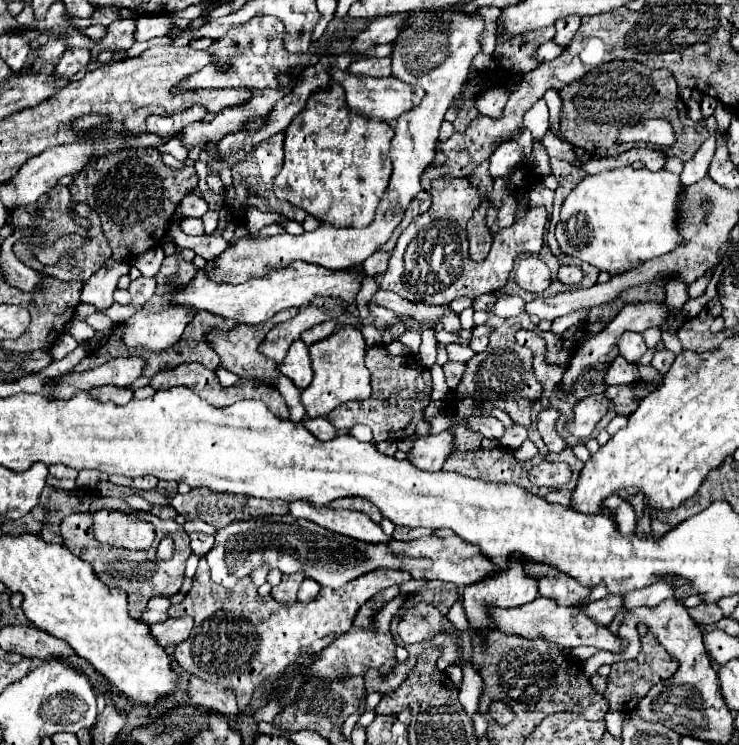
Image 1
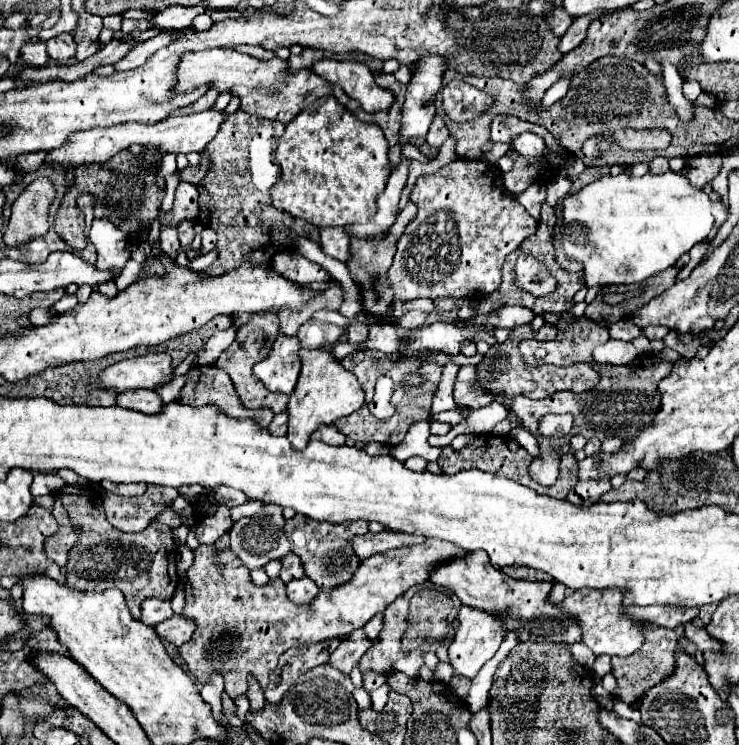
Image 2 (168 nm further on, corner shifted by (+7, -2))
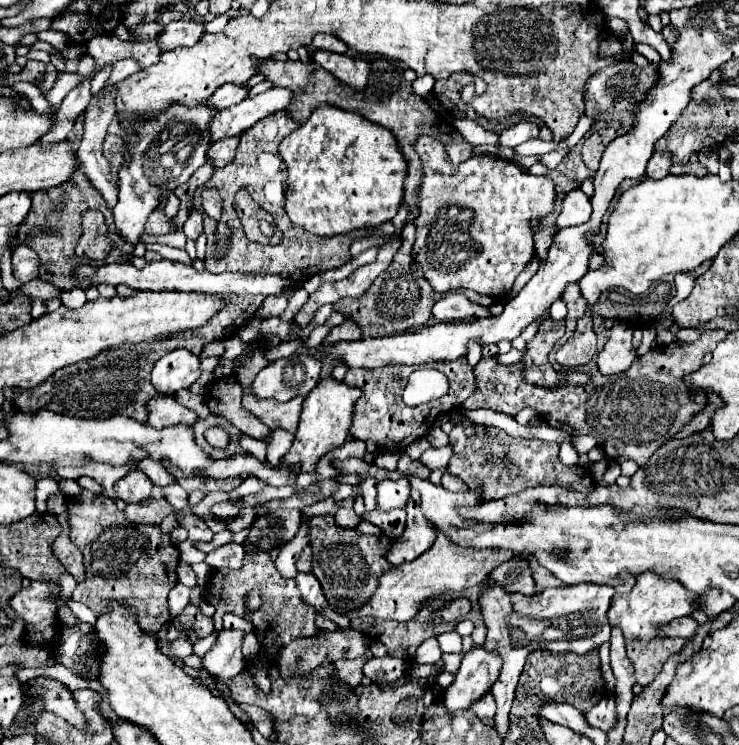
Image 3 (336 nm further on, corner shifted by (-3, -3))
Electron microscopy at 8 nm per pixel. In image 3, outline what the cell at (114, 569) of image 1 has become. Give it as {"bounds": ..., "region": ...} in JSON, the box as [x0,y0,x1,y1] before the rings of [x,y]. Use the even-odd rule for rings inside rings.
{"bounds":[67,491,179,633],"region":[[[83,491],[77,499],[69,499],[67,513],[71,541],[81,549],[87,569],[87,579],[77,585],[73,599],[97,615],[107,611],[109,601],[119,601],[133,609],[143,631],[157,633],[169,623],[167,595],[177,583],[179,563],[179,551],[169,541],[169,535],[163,535],[161,529],[153,525],[129,525],[125,513],[117,509],[113,499],[97,497],[89,491]]]}

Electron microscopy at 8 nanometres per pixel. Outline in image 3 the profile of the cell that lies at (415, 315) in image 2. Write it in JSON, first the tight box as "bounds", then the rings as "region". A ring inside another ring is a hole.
{"bounds":[433,293,491,323],"region":[[[449,293],[445,299],[433,305],[433,321],[445,321],[445,323],[455,323],[455,321],[467,321],[467,319],[481,319],[481,317],[491,317],[489,307],[477,305],[469,301],[461,293]]]}

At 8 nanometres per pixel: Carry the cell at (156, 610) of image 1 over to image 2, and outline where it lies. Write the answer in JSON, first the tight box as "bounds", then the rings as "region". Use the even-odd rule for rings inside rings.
{"bounds":[141,598,173,626],"region":[[[147,598],[143,604],[141,604],[141,620],[149,626],[157,626],[157,622],[163,622],[167,618],[173,616],[173,610],[171,610],[171,604],[169,602],[163,602],[163,600],[155,600],[155,598]]]}

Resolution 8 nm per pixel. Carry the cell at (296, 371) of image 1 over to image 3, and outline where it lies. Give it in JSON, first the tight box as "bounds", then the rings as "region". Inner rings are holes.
{"bounds":[251,355,321,401],"region":[[[293,355],[279,359],[261,369],[251,385],[257,399],[289,401],[297,395],[309,395],[319,383],[321,361],[311,355]]]}

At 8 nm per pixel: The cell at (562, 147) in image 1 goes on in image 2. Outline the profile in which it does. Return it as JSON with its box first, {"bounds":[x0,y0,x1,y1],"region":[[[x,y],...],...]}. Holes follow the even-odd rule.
{"bounds":[511,132,545,156],"region":[[[523,132],[519,134],[511,146],[521,154],[521,156],[541,156],[543,150],[545,150],[545,142],[537,136],[537,134],[531,134],[531,132]]]}

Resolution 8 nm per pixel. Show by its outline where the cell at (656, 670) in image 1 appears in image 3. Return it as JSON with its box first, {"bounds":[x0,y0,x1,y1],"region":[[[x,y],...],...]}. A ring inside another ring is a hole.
{"bounds":[627,637,685,685],"region":[[[655,637],[647,643],[627,643],[627,657],[635,667],[637,683],[649,685],[655,675],[661,671],[663,663],[681,651],[685,645],[683,639],[669,639],[669,637]]]}

